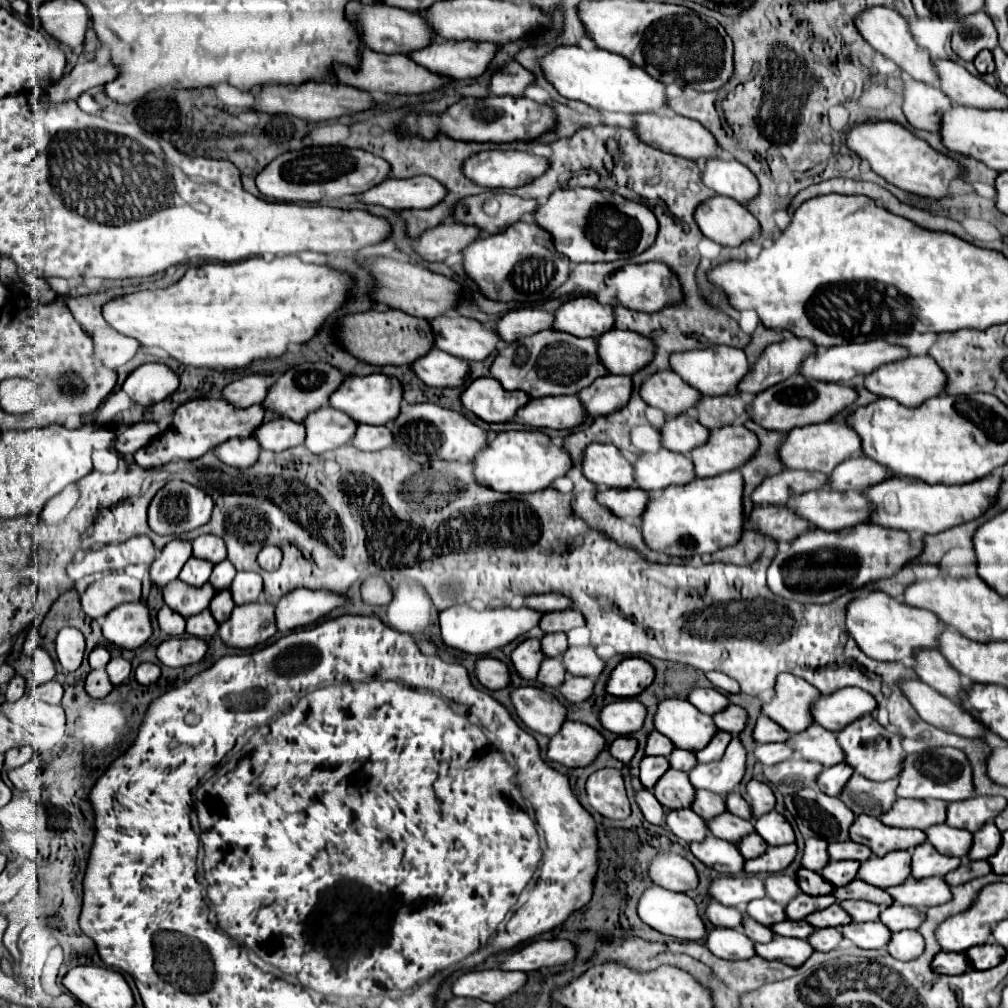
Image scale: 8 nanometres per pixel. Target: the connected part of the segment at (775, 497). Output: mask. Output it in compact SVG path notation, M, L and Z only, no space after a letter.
M784 469L778 475L766 477L750 495L752 503L756 505L786 505L788 493L806 493L812 489L820 489L826 483L824 473L814 471L792 471Z

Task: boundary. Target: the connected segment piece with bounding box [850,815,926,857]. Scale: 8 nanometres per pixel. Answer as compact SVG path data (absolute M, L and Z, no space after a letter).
M860 815L850 827L850 839L870 847L874 855L882 857L888 851L912 849L924 843L926 835L920 829L892 829L880 823L876 817Z

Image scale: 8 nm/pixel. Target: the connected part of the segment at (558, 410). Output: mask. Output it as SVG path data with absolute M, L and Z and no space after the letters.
M560 395L530 399L524 407L516 411L516 421L530 425L534 429L574 429L582 423L584 415L586 413L580 407L576 395Z

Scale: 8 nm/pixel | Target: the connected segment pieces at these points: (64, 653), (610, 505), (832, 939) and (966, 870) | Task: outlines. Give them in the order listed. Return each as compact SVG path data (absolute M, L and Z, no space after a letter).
M64 627L56 637L56 655L66 671L76 671L84 657L84 635L74 627Z
M608 487L608 489L600 489L596 493L596 501L622 519L638 519L640 511L644 511L644 503L648 499L650 499L650 495L636 487L628 487L628 489Z
M816 929L808 937L808 943L816 951L832 951L832 949L838 947L840 941L842 941L842 935L840 935L838 929Z
M964 861L958 869L946 873L946 883L948 885L960 885L960 883L966 883L974 877L980 877L980 875L986 875L990 873L992 869L988 867L988 861Z

